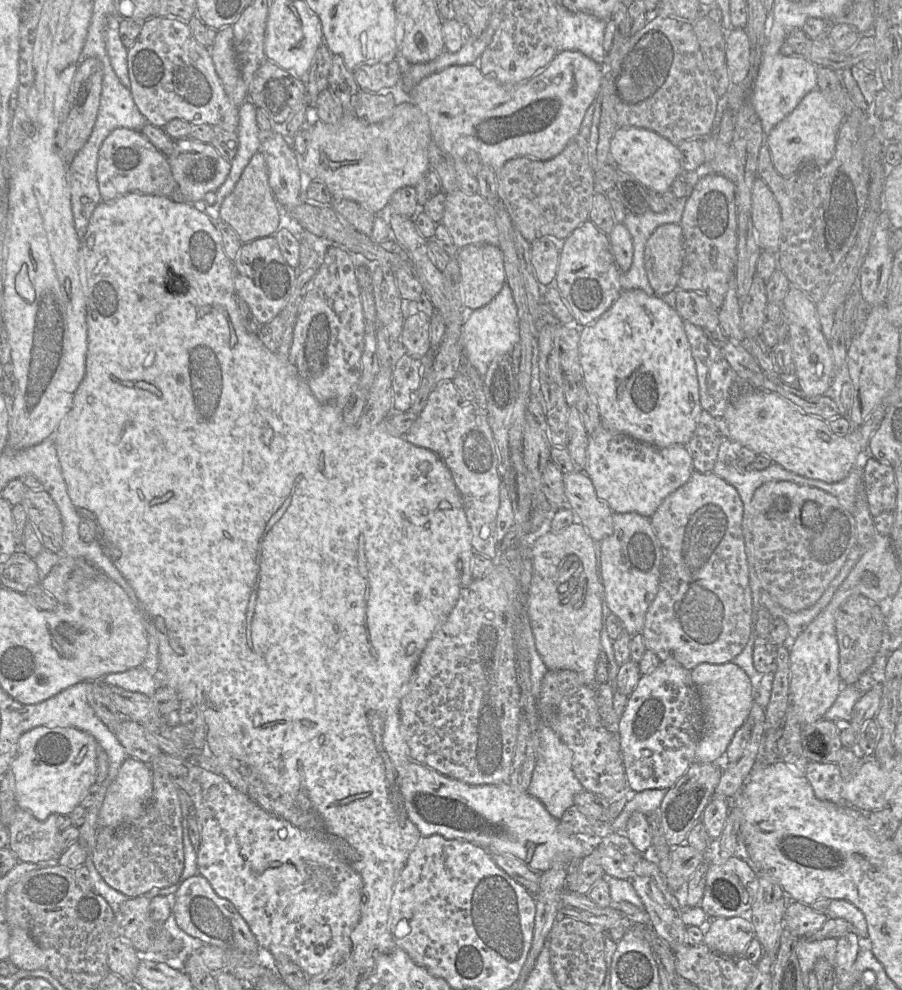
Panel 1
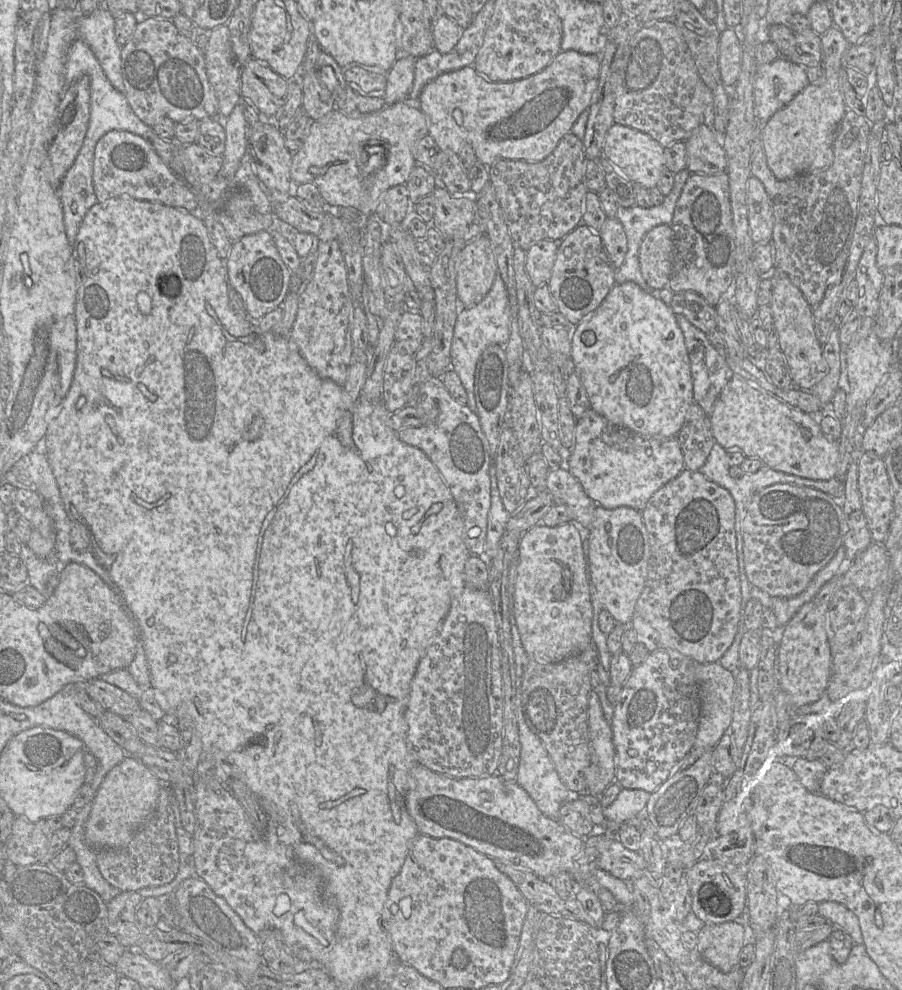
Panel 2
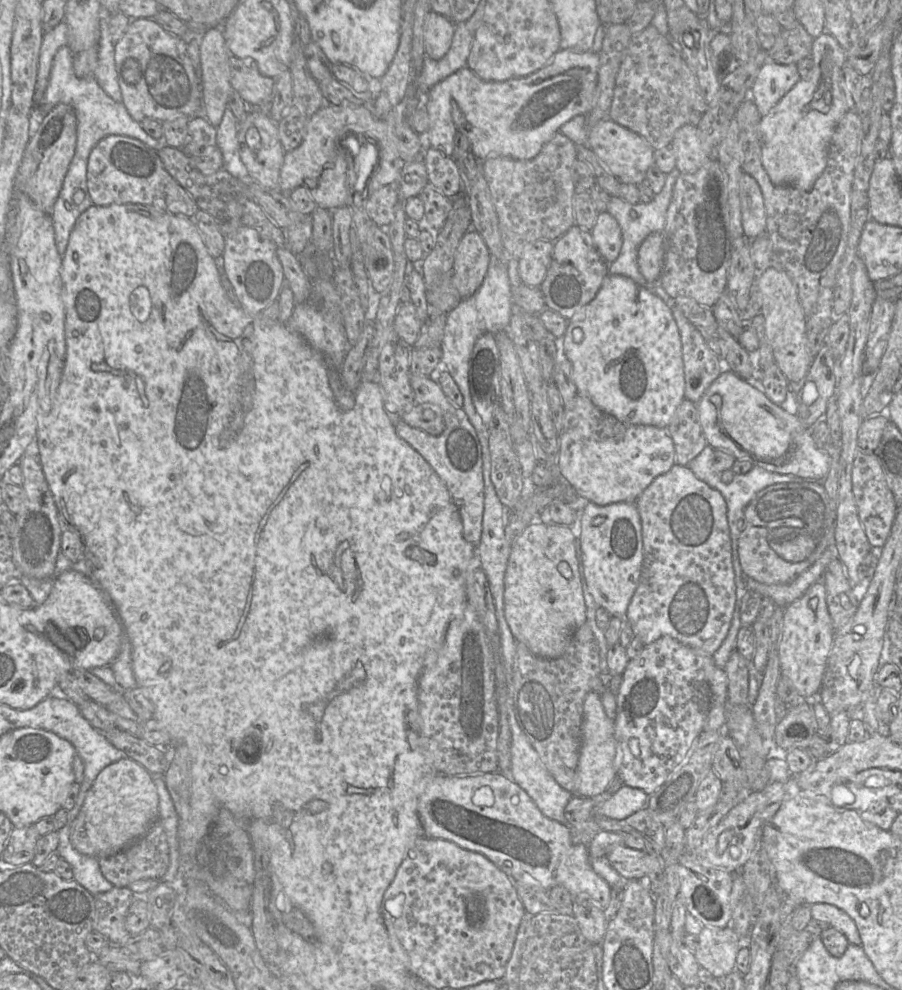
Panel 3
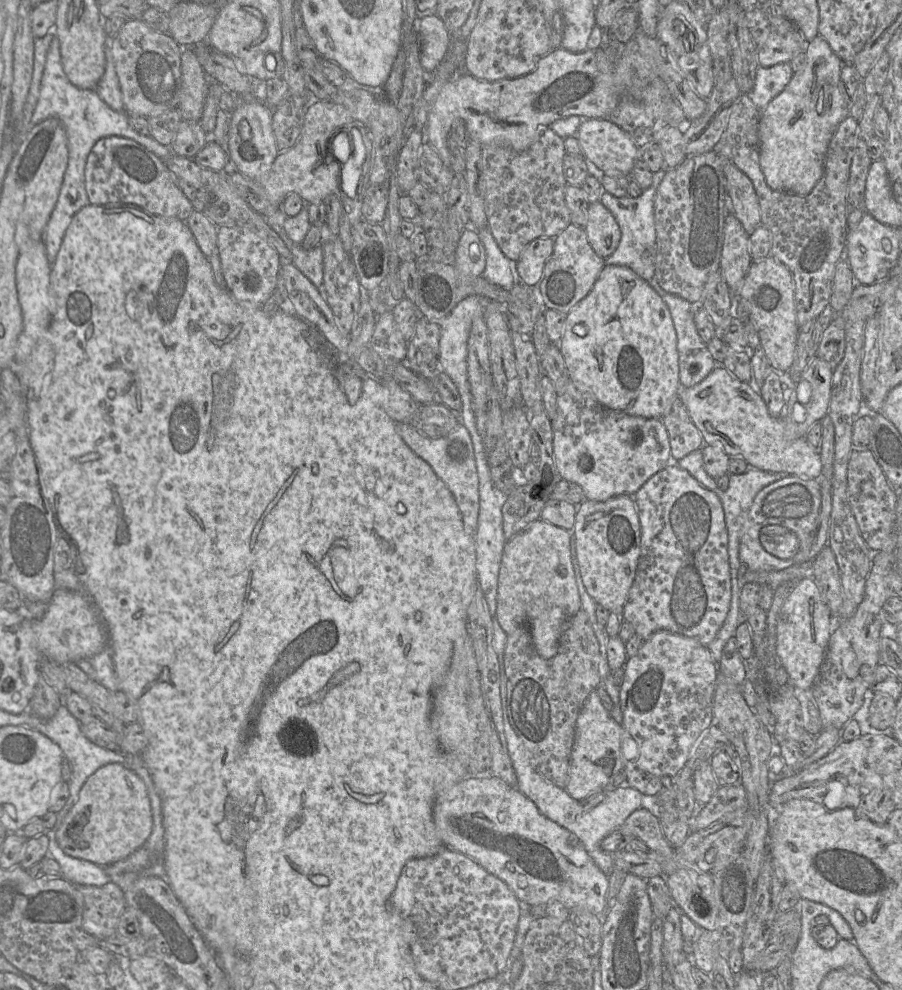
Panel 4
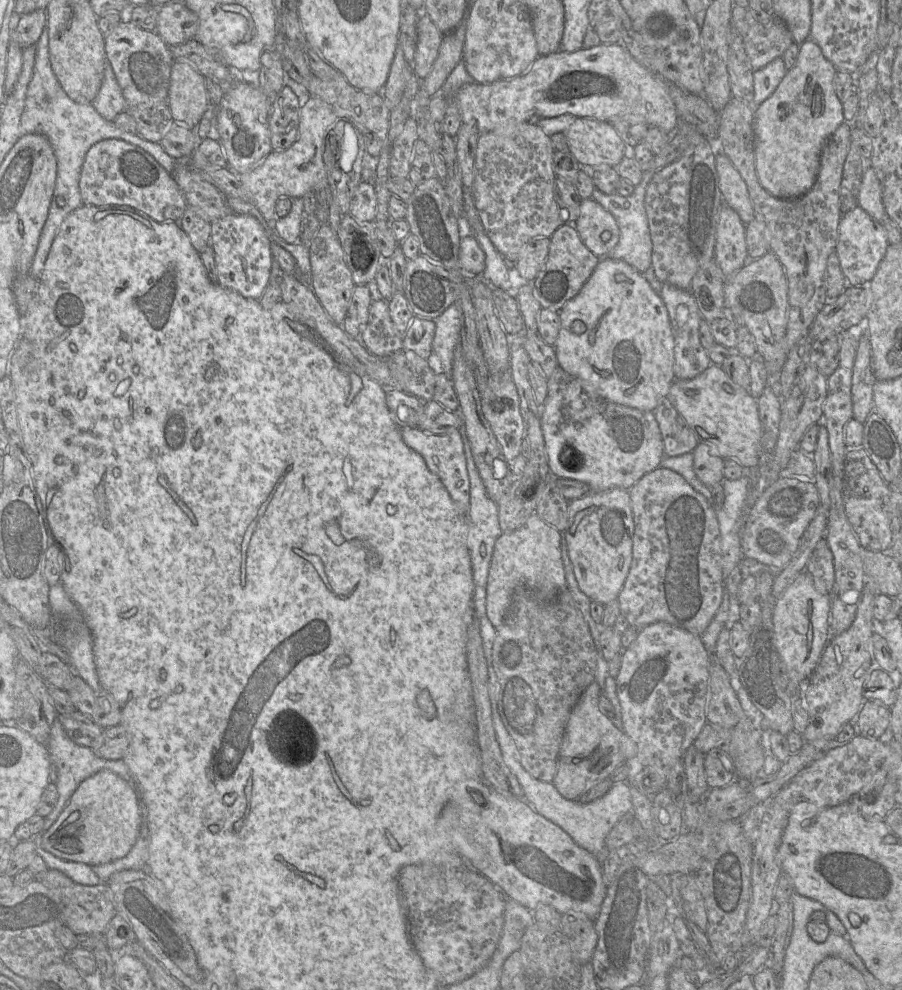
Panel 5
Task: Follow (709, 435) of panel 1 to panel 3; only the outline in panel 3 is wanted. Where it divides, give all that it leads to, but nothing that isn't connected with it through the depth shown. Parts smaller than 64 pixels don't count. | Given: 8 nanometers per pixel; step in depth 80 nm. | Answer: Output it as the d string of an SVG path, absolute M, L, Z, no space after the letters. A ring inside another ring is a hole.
M686 398L665 429L673 440L675 463L678 465L687 466L708 445L696 405Z

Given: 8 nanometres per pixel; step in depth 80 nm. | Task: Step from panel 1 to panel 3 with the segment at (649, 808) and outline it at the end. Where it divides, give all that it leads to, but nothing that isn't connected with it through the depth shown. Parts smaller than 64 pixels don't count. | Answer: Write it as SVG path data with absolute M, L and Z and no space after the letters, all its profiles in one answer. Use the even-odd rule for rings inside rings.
M623 786L608 800L594 807L595 815L623 820L633 813L648 808L649 795L639 788Z

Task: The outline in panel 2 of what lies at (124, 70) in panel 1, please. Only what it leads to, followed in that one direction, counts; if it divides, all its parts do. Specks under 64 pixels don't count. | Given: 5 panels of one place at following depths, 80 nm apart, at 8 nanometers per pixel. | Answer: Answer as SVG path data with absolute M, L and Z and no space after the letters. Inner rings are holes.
M100 7L78 19L77 38L83 39L89 45L106 78L117 91L125 95L125 86L121 72L121 46L115 39L114 25L115 17L105 7Z

